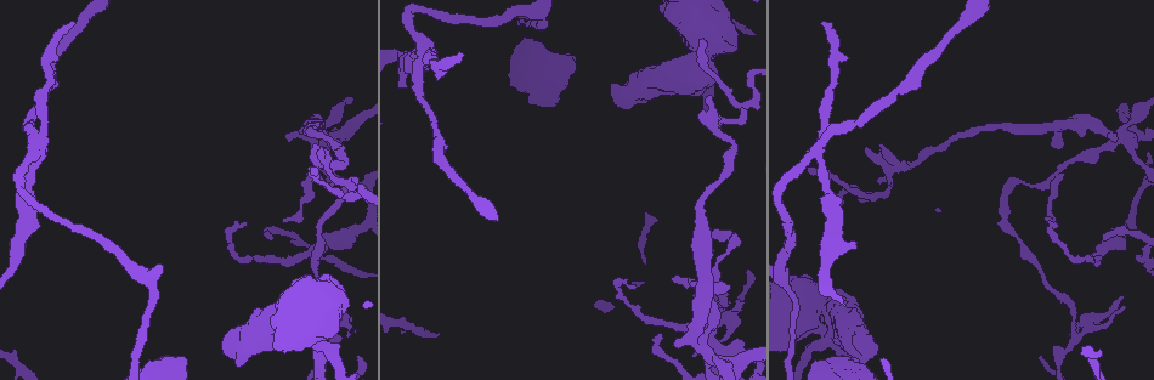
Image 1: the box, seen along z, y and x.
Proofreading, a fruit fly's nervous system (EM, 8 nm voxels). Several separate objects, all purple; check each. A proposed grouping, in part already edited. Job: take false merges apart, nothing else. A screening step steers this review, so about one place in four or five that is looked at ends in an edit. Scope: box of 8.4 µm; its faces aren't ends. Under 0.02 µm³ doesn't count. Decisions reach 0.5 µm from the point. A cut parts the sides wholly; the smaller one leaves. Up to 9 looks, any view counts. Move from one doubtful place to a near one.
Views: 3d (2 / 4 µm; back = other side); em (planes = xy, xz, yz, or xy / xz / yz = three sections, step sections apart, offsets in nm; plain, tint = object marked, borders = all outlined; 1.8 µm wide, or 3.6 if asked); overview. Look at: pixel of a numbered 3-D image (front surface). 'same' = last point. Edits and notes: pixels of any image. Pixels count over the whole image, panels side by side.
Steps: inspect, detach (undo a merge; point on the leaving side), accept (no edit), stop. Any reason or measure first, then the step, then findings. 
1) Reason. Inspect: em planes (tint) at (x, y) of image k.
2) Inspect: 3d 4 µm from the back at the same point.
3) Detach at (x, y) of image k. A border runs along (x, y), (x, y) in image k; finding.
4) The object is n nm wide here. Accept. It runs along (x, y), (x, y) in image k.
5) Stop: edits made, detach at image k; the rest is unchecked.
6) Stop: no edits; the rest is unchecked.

Four or more arms meet. Inspect: em xz step 16 (tint) at (39, 154) of image 1.

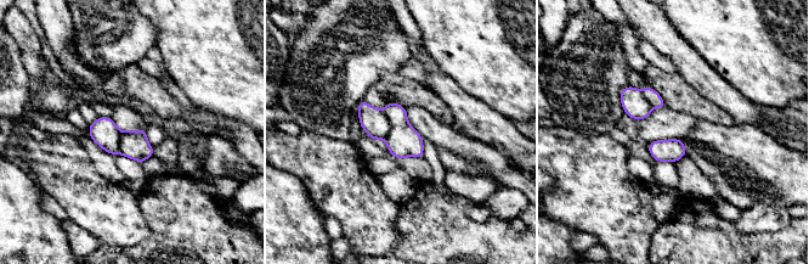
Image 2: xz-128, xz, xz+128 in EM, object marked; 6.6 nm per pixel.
Another direction. Inspect: em planes (tint) at the same point.

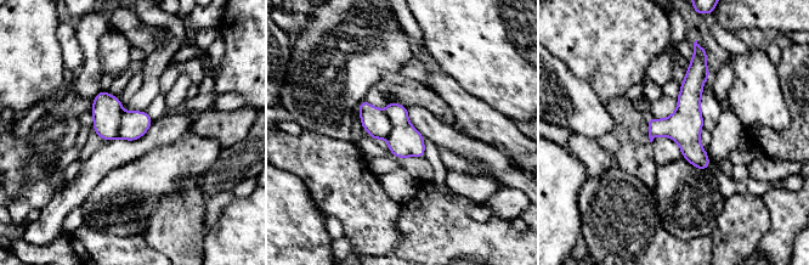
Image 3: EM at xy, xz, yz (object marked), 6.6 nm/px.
Detach at (405, 140) of image 3. A border runs along (384, 111), (391, 125), (386, 139) in image 3; a second cell is stuck on.

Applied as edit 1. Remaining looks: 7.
Inspect: overview.

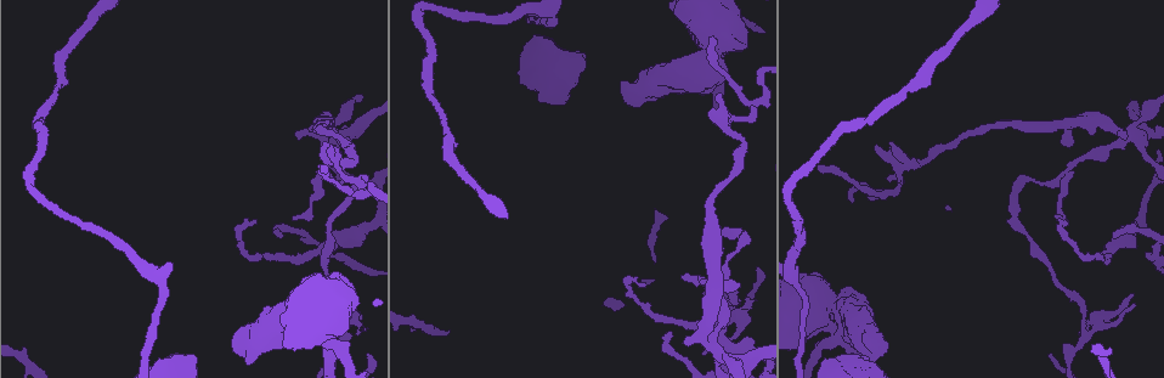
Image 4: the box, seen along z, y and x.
A fork. Inspect: em planes (tint) at (757, 108) of image 4.

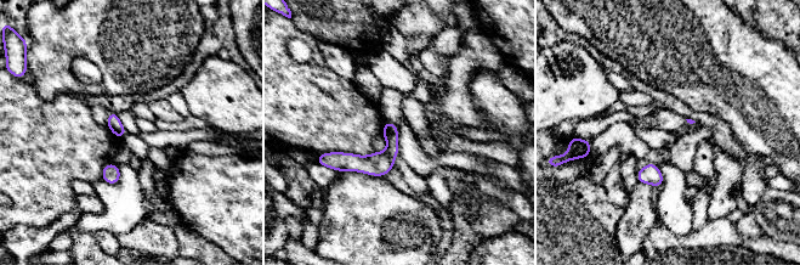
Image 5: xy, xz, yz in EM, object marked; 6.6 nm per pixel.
Accept. One cell here.

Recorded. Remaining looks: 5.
Four or more arms meet. Inspect: 3d 4 µm at (711, 348) of image 4.

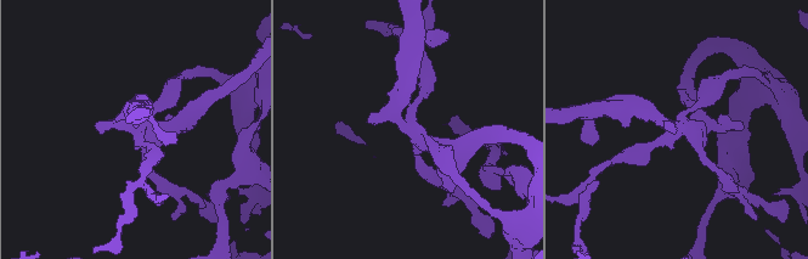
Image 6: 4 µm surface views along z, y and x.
Inspect: em xy step 16 (borders) at (407, 128) of image 6.

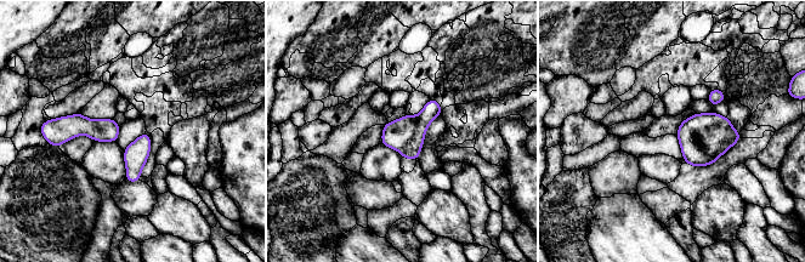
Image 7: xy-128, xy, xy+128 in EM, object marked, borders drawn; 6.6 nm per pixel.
The object is 110 nm wide here. Accept. One cell here.

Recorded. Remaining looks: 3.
Stop: edits made, detach at image 3; the rest is unchecked.

